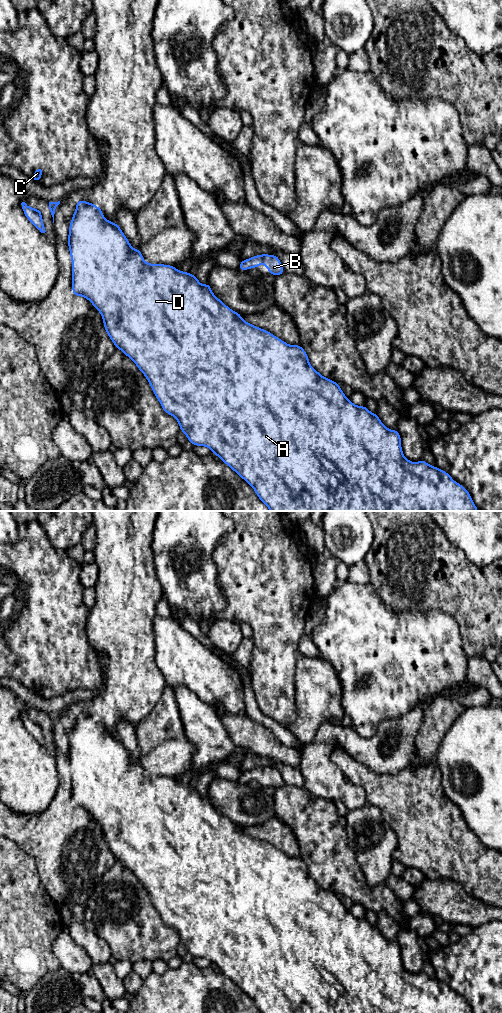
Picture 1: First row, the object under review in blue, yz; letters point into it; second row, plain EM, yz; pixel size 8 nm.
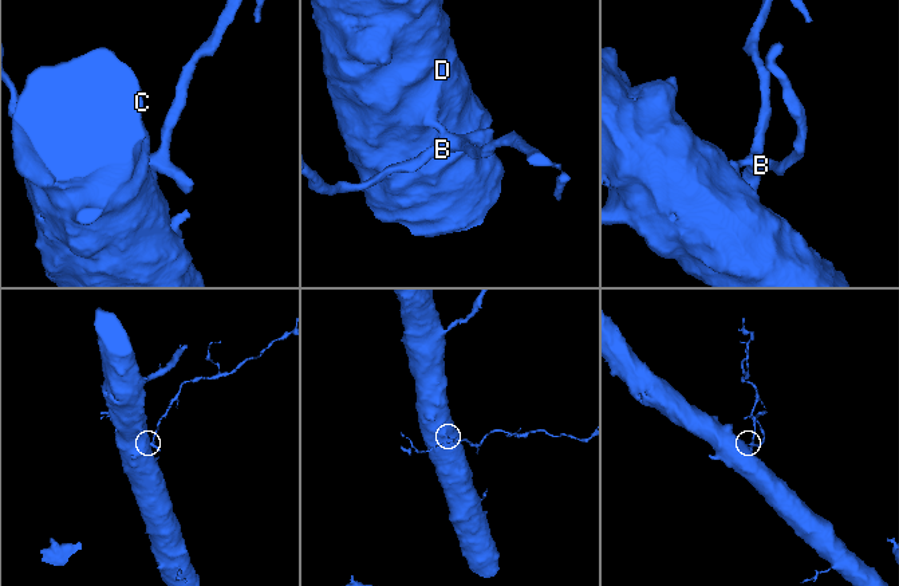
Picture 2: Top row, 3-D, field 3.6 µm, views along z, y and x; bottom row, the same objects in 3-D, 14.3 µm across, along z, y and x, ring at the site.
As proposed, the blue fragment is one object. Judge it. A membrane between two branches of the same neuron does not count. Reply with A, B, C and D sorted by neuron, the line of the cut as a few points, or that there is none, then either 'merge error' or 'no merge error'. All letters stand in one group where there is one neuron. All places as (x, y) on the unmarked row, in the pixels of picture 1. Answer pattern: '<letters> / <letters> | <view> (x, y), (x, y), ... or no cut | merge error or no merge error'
A B C D | no cut | no merge error

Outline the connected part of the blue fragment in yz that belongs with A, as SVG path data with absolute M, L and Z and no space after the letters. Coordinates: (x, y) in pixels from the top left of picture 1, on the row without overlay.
M78 712L69 737L68 759L72 773L72 805L82 808L101 826L104 840L115 857L129 869L148 892L154 907L166 926L173 928L190 955L205 958L245 992L261 1013L473 1013L468 1002L444 982L429 977L421 971L410 974L403 966L398 941L388 941L376 925L364 918L356 918L340 900L340 896L323 889L310 877L301 857L289 857L280 850L243 832L217 810L207 794L201 797L196 786L182 784L173 777L146 775L143 766L133 761L117 735L103 728L100 719Z

